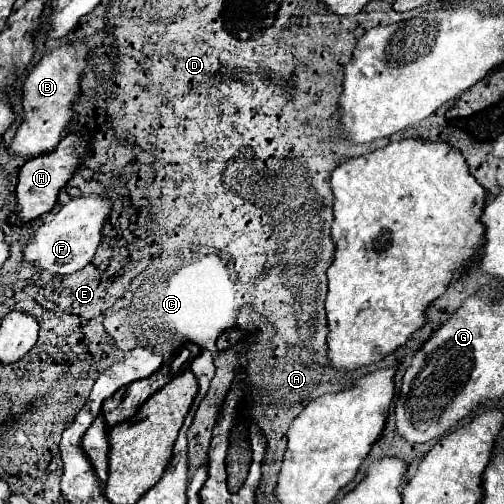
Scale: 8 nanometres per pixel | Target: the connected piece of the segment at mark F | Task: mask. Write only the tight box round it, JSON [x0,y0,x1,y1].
[24,194,112,274]

